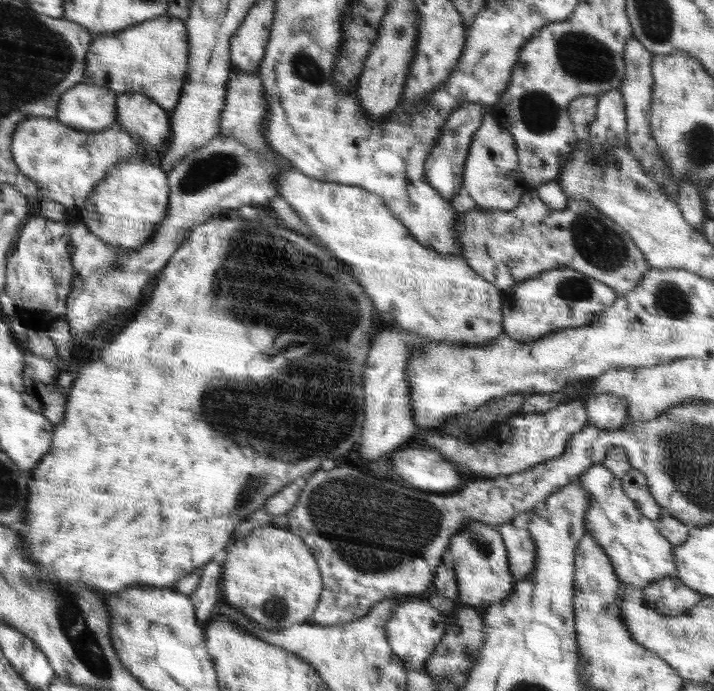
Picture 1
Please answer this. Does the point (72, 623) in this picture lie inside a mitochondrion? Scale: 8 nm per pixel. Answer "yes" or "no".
yes

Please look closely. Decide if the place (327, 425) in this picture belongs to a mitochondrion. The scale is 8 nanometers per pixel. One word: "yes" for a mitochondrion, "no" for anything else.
yes

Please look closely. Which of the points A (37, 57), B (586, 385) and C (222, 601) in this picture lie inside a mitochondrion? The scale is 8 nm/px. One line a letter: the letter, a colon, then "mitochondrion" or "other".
A: mitochondrion
B: other
C: other

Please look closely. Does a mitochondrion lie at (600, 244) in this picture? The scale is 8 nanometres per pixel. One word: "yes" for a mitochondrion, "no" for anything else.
yes

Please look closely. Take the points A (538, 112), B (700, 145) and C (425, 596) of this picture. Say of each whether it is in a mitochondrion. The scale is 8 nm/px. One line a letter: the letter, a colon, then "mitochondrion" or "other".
A: mitochondrion
B: mitochondrion
C: other

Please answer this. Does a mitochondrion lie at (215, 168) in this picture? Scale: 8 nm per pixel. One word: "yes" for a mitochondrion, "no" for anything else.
yes

